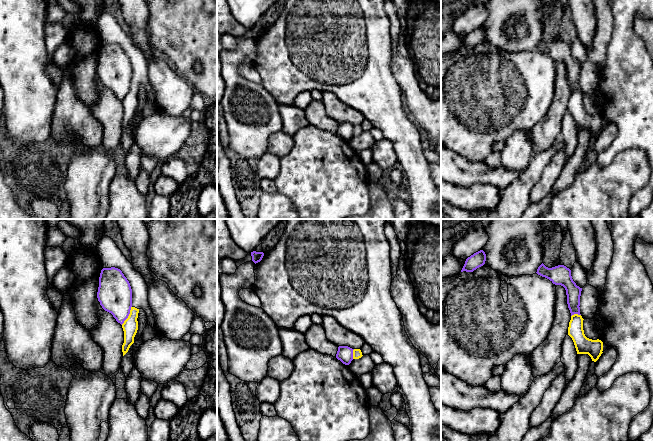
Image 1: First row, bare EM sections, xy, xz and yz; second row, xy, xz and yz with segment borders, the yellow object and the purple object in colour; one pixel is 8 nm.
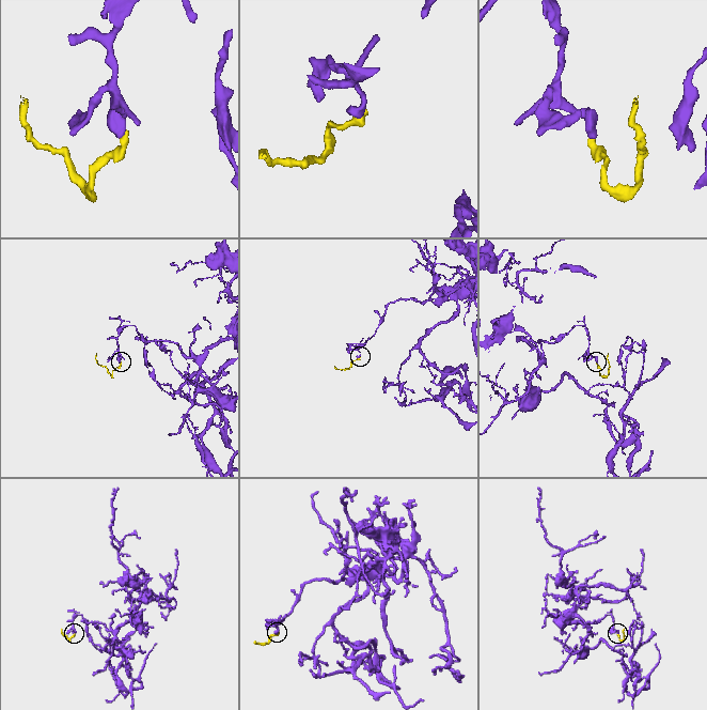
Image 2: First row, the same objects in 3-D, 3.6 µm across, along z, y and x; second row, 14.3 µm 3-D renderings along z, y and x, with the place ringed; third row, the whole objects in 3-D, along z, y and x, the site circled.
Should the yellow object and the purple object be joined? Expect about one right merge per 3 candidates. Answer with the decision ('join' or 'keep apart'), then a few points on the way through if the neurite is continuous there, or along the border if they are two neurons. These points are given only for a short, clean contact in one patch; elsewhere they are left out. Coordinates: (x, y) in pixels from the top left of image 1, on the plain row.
keep apart; border along xy (131, 82), (128, 93), (121, 100)

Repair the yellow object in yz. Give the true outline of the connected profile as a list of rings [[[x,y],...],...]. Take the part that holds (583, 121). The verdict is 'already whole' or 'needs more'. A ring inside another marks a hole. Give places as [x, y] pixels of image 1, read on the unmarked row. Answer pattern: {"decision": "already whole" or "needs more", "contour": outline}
{"decision": "already whole", "contour": [[[572,91],[569,98],[568,111],[574,118],[577,130],[588,130],[592,137],[596,138],[603,129],[603,118],[599,115],[592,116],[585,112],[583,96],[581,91]]]}

